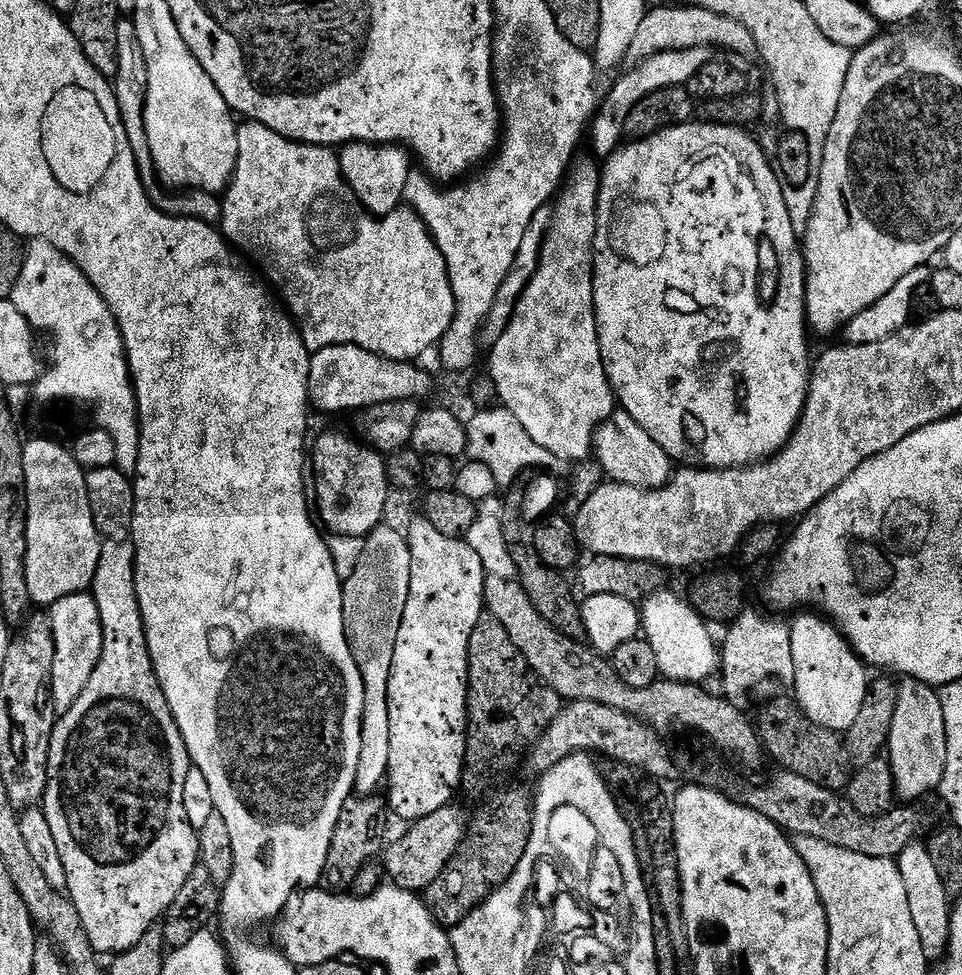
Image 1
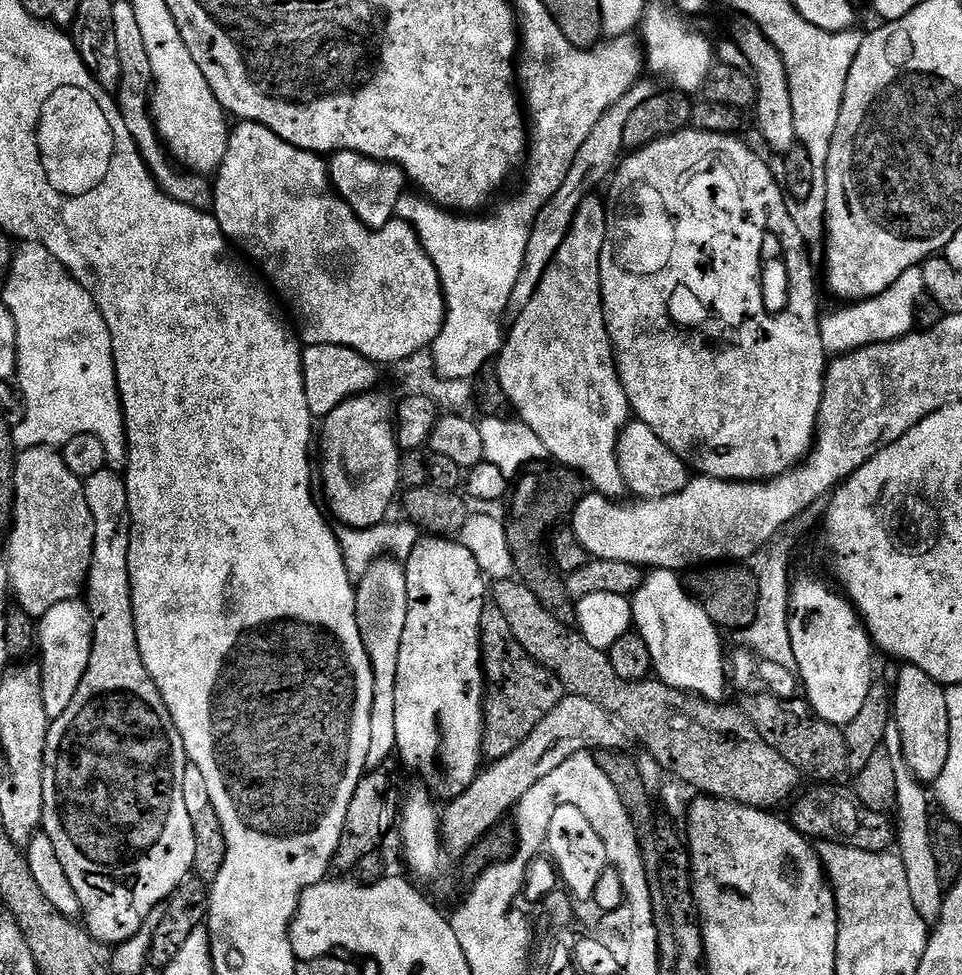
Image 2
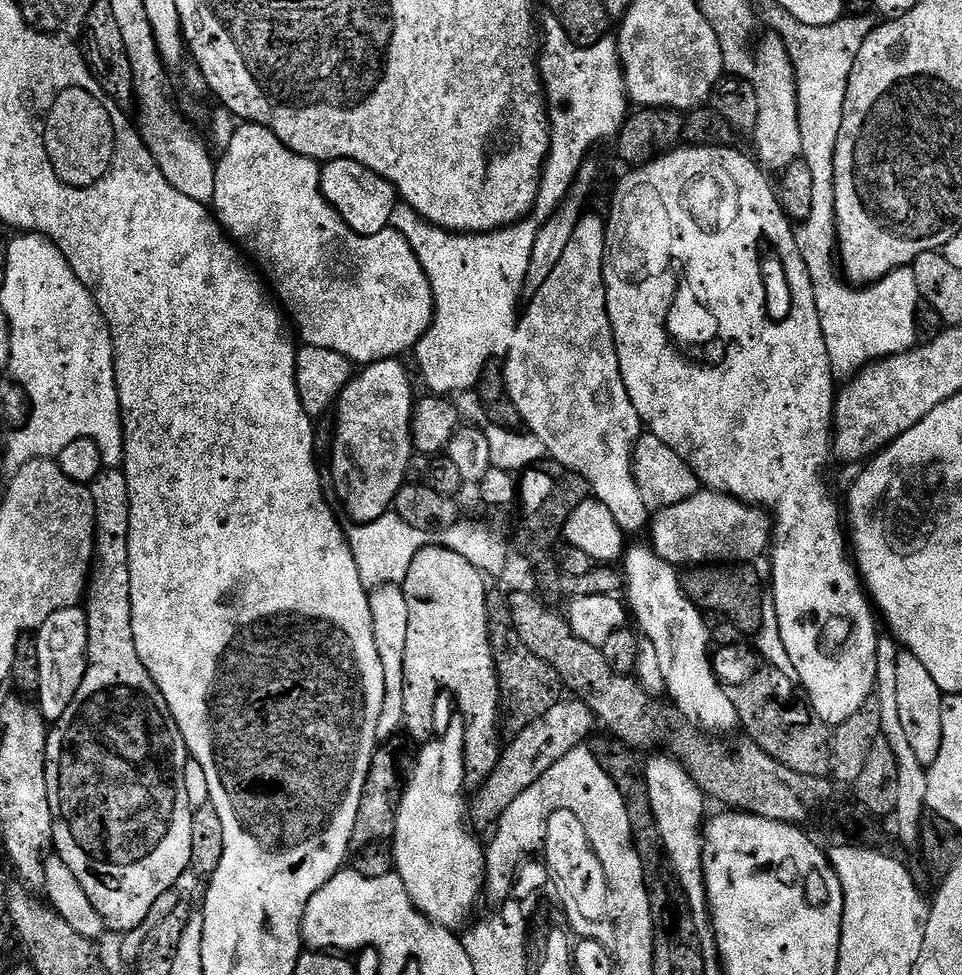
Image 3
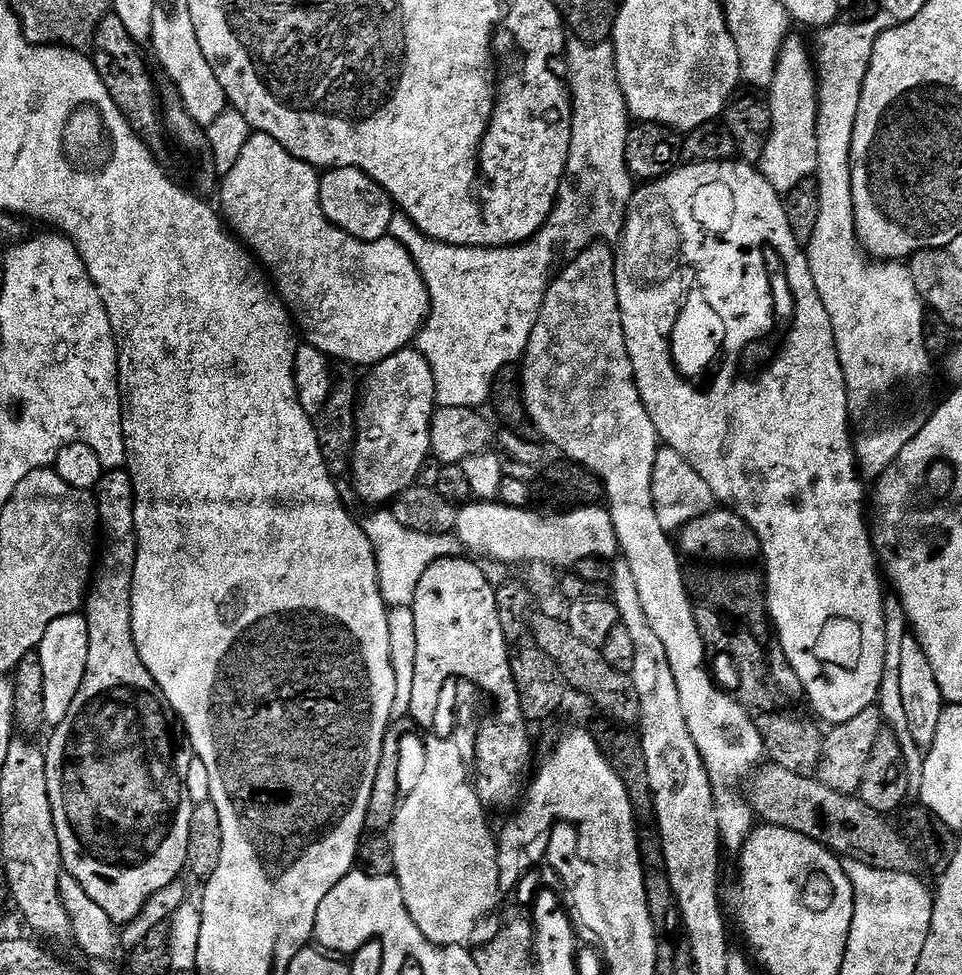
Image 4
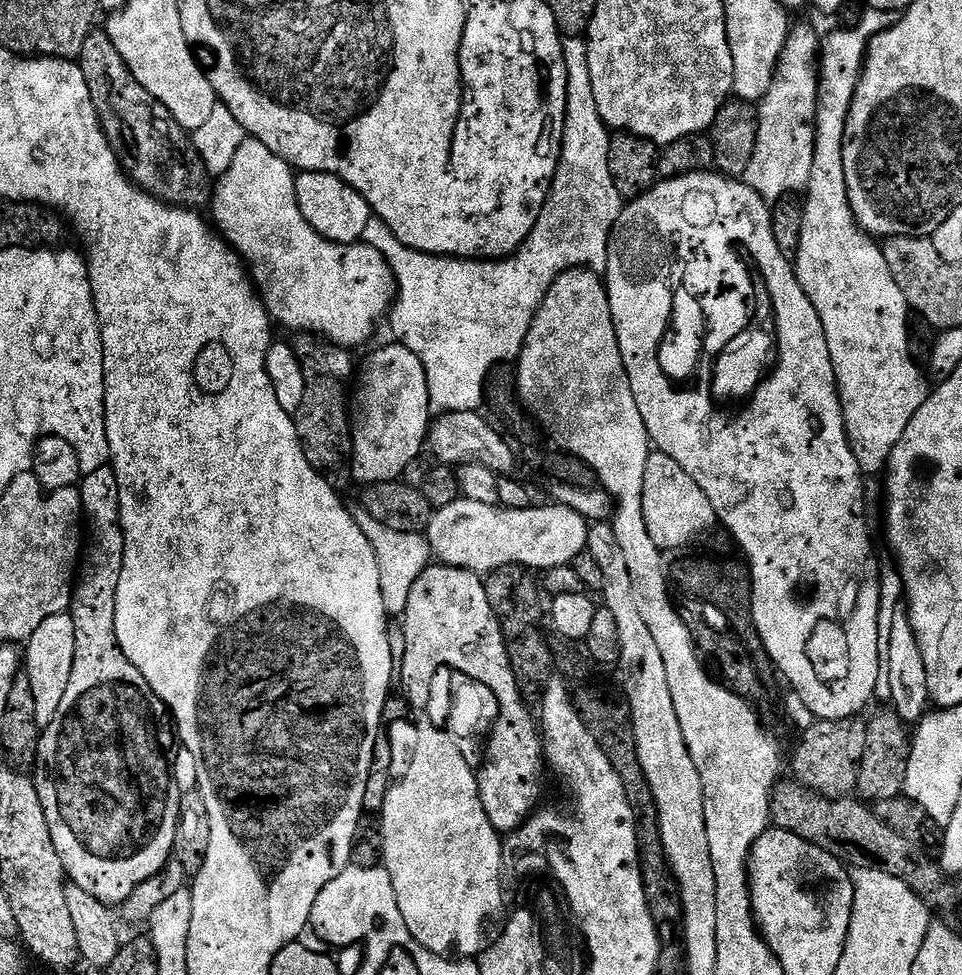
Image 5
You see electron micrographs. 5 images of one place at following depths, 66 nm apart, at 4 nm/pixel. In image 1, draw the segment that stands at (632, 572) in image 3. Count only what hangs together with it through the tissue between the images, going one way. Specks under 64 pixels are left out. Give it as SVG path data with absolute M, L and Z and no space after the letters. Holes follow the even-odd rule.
M661 590L642 604L642 632L658 658L661 677L679 680L681 684L703 685L721 667L718 644L708 633L709 625L687 599L679 600L669 590Z

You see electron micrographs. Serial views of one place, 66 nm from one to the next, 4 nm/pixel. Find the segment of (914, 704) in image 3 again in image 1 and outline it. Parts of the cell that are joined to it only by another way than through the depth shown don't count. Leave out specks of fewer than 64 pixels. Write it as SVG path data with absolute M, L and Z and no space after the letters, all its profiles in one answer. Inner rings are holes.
M905 677L898 686L898 708L894 714L891 734L888 739L886 759L892 768L892 777L896 783L895 795L900 796L901 801L916 802L927 792L935 793L940 787L942 778L946 774L946 728L945 718L942 713L942 702L939 691L930 684L918 682L916 679Z

